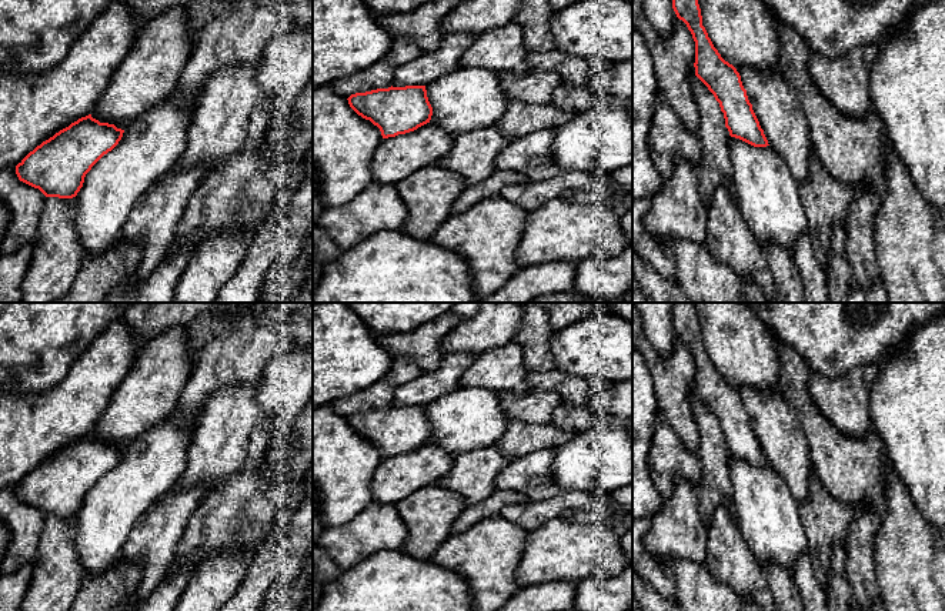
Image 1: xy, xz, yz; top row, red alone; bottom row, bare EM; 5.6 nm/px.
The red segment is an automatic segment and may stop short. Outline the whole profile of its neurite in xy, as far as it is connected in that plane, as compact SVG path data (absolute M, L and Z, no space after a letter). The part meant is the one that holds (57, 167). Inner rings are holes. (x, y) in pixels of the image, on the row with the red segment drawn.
M89 114L30 151L16 166L16 174L46 197L73 198L83 187L86 174L118 144L123 133Z

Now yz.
M672 0L672 9L692 34L695 76L719 103L729 136L754 147L769 146L748 100L739 73L721 57L702 26L698 0Z

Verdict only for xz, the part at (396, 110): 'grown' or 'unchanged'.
unchanged

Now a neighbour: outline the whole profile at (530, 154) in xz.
M541 130L514 138L502 150L495 163L495 170L510 170L524 174L528 181L542 181L557 177L562 170L554 160L551 144L554 130Z

